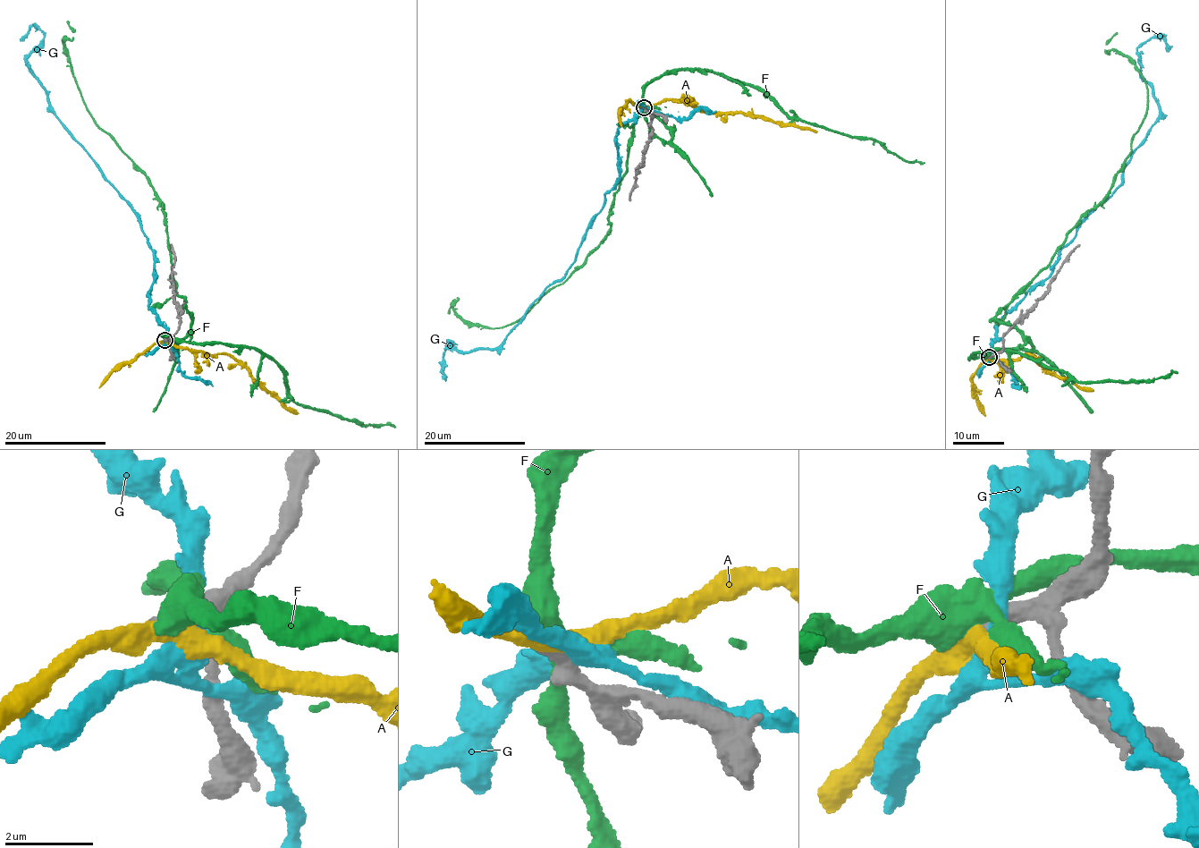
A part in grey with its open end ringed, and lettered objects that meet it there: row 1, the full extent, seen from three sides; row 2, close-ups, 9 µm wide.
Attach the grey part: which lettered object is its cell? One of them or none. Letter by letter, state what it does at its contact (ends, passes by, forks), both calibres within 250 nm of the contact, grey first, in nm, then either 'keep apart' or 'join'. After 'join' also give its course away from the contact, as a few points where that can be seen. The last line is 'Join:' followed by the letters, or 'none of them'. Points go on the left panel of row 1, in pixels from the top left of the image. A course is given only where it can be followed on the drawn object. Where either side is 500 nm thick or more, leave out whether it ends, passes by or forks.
A: it passes by | 400/400 nm | join | via (164, 342), (187, 350), (232, 355), (241, 360), (267, 390), (277, 394), (286, 408), (294, 409), (298, 413)
F: it forks | 480/400 nm | keep apart
G: it passes by | 480/460 nm | keep apart
Join: A

